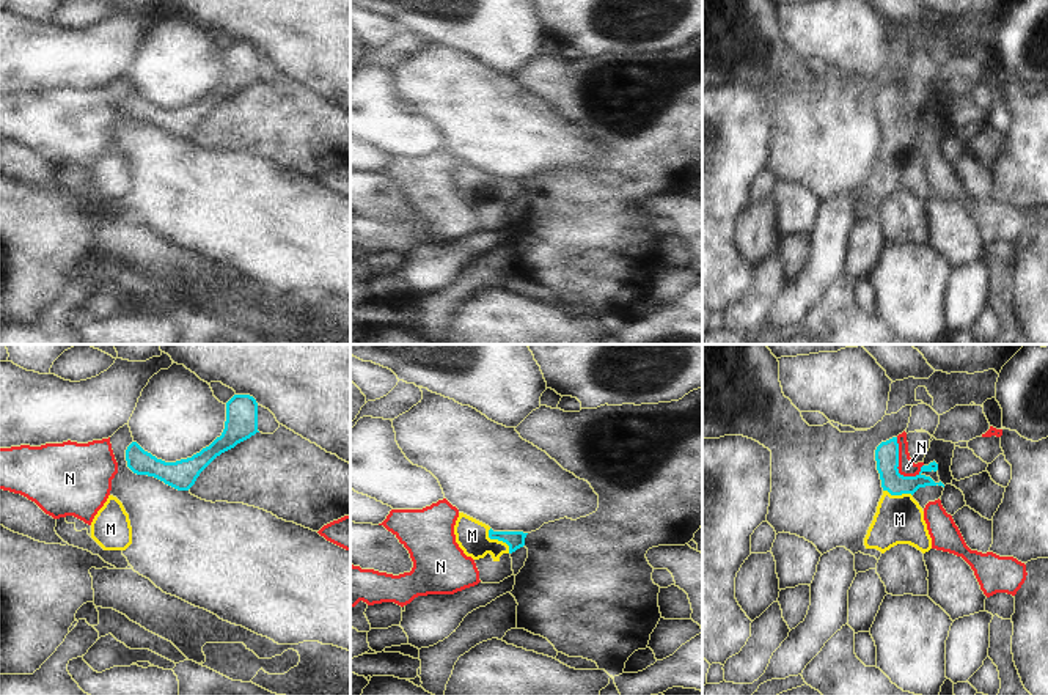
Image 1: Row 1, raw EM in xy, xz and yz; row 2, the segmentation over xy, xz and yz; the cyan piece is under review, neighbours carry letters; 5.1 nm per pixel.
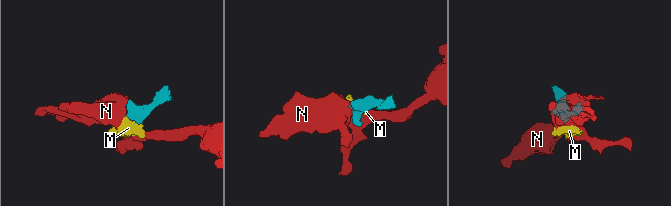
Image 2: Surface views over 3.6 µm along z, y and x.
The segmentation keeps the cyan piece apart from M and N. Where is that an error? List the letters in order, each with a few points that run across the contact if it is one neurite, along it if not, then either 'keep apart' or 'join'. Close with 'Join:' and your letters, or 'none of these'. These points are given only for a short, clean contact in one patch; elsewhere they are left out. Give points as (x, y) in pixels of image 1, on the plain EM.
M: xz (516, 187), (498, 187), (476, 187), (472, 183) | join
N: yz (896, 85), (897, 118), (904, 123), (918, 123) | keep apart
Join: M

